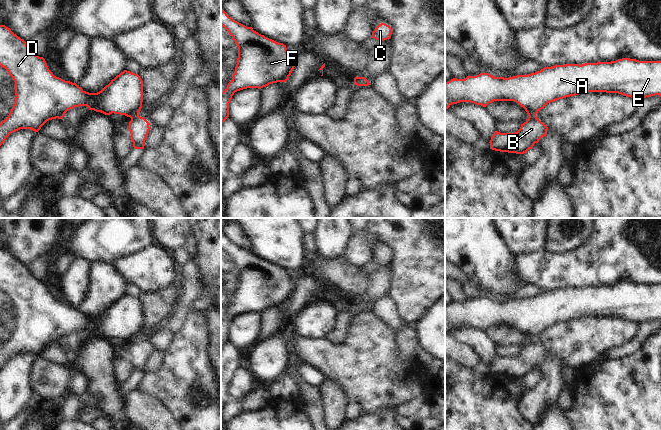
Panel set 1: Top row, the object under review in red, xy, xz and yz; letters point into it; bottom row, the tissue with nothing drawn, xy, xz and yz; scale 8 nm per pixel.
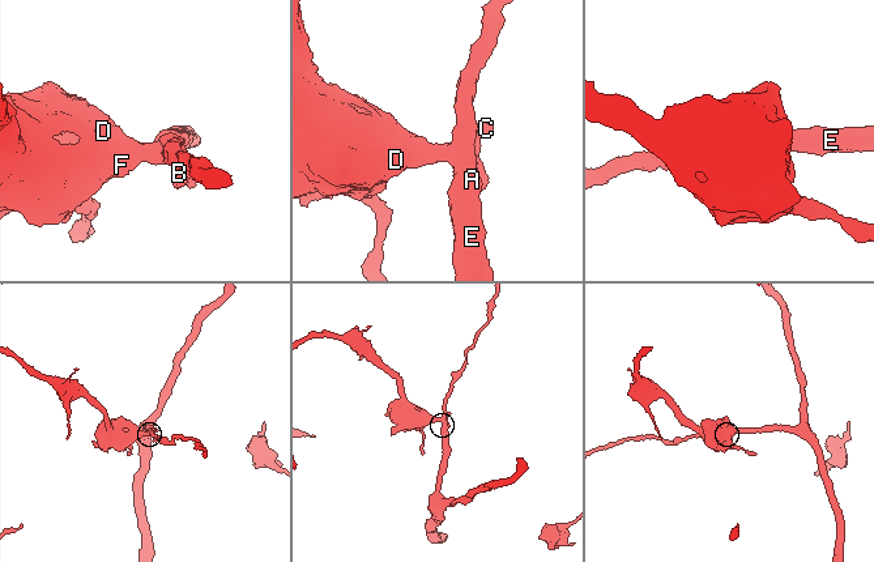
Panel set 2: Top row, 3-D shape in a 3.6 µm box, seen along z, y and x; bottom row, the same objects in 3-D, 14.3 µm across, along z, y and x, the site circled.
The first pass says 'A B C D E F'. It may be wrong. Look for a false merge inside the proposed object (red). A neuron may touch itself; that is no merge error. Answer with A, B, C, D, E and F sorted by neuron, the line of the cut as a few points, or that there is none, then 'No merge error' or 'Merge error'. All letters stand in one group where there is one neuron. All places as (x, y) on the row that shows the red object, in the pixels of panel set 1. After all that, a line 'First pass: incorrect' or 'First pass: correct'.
Groups: A D E F / B C. Split along xy (138, 115), (131, 119). Merge error.
First pass: incorrect

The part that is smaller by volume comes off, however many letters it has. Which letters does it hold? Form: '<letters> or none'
B, C

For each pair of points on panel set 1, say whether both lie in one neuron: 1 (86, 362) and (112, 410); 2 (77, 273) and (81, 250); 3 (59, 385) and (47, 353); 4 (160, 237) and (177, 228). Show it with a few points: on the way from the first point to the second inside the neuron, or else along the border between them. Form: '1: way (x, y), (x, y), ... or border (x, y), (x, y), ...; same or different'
1: way (98, 374), (108, 398); same
2: border (76, 258), (85, 258), (90, 263); different
3: border (38, 355), (69, 367); different
4: way (164, 234), (173, 228); same

